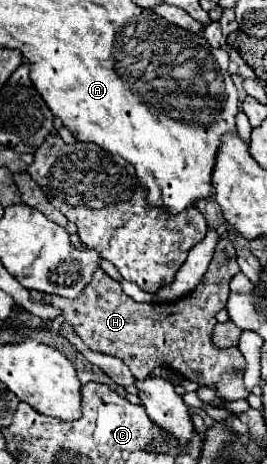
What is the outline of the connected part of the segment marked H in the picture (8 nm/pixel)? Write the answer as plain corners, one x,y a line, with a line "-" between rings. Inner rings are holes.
221,239
215,247
215,255
203,281
193,293
175,301
137,303
125,295
117,283
111,283
111,277
101,267
93,273
91,283
77,299
45,295
43,291
35,289
31,289
29,295
33,303
61,309
65,323
75,329
75,333
91,351
119,357
131,369
135,379
145,379
155,367
167,367
199,385
217,385
223,399
235,401
247,397
243,387
243,355
237,345
221,349
211,341
213,329
217,325
215,315
227,305
229,281
235,273
239,273
235,247
231,241

